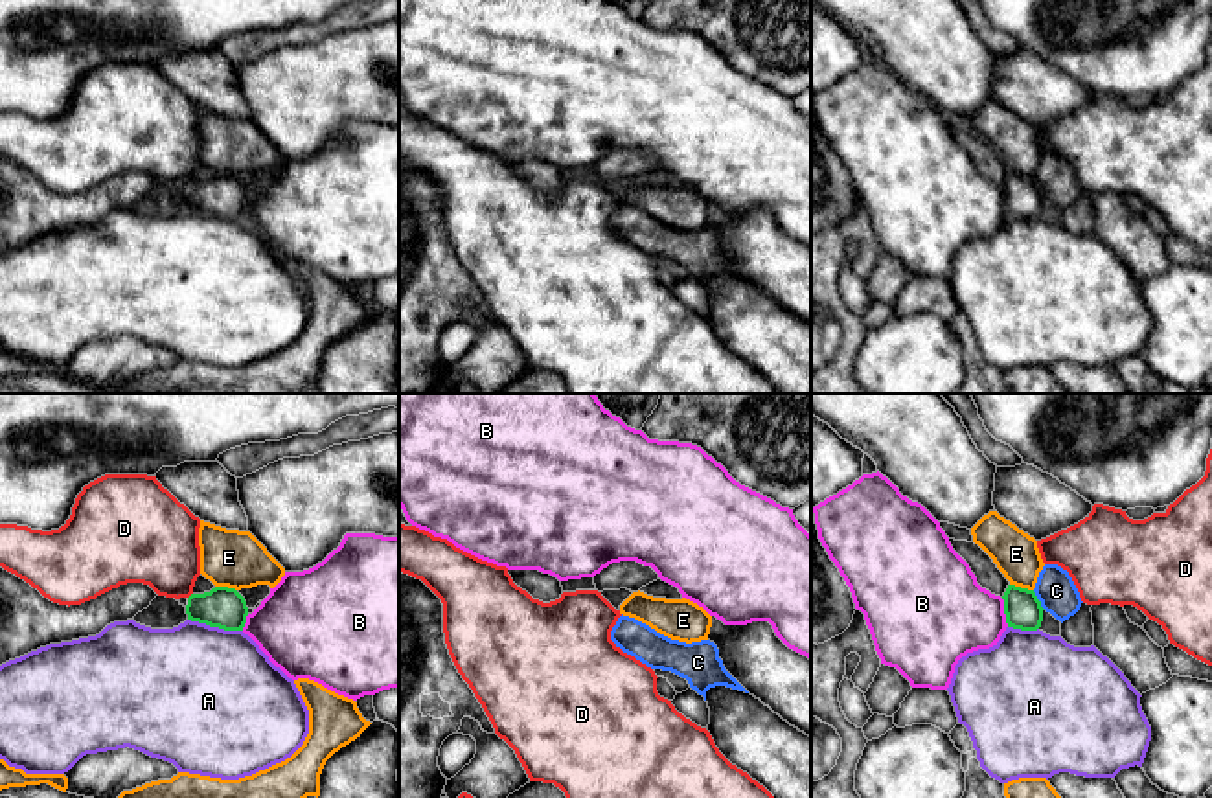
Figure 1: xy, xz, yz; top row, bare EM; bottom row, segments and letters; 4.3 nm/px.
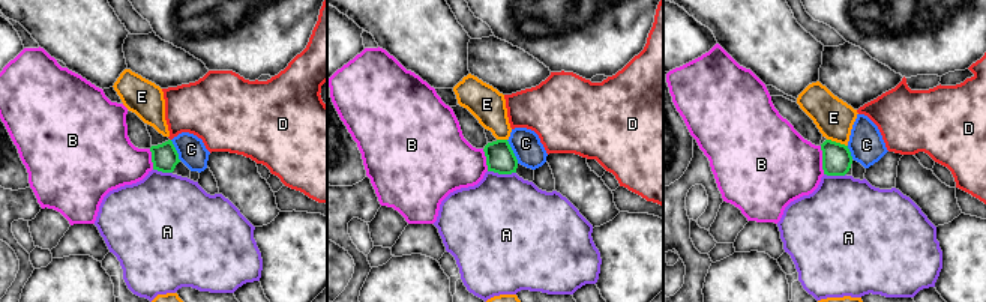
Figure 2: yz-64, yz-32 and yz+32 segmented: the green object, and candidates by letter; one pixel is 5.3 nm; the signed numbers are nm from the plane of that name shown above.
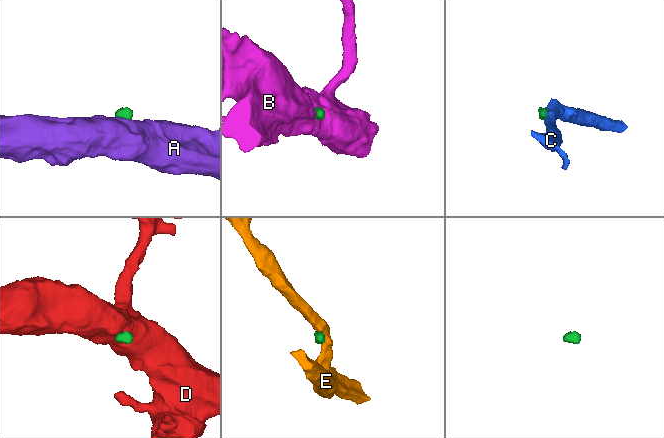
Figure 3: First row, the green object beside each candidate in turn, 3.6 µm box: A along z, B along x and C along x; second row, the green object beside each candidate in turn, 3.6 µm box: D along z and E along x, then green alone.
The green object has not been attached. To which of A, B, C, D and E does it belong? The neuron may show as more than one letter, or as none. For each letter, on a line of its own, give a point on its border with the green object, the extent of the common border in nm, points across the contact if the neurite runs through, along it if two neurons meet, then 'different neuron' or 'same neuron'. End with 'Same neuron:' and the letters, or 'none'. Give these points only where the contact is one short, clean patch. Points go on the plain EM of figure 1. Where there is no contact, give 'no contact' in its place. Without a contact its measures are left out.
A: xy (216, 214) | 240 nm | along xy (188, 206), (199, 212), (241, 219) | different neuron
B: yz (1005, 201) | 130 nm | along yz (1001, 186), (1008, 214) | different neuron
C: yz (1038, 188) | 110 nm | along yz (1032, 179), (1045, 197) | different neuron
D: xy (190, 184) | 40 nm | along xy (192, 181), (188, 186) | different neuron
E: yz (1021, 177) | 110 nm | along yz (1010, 171), (1032, 179) | different neuron
Same neuron: none

